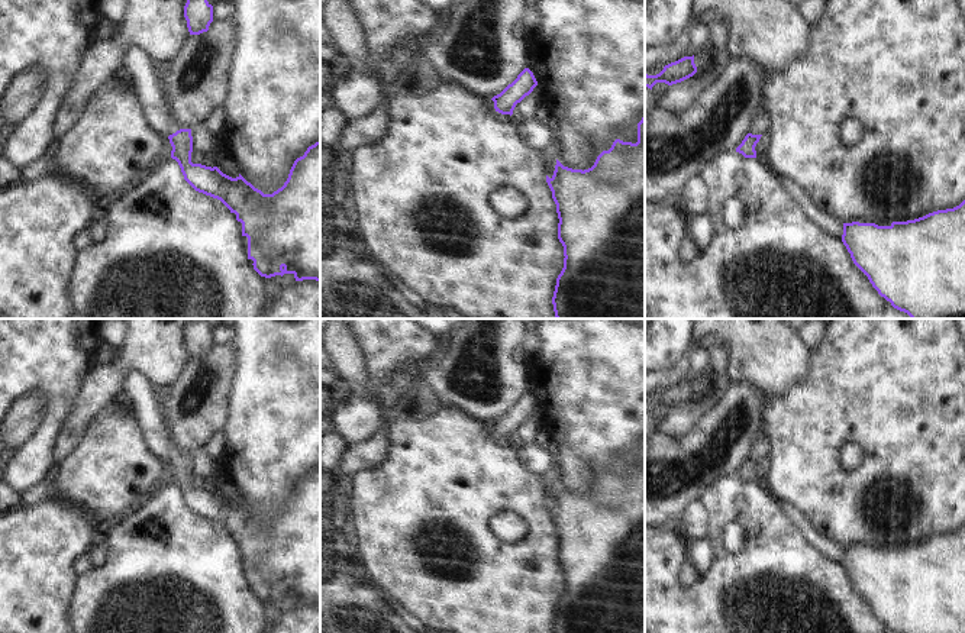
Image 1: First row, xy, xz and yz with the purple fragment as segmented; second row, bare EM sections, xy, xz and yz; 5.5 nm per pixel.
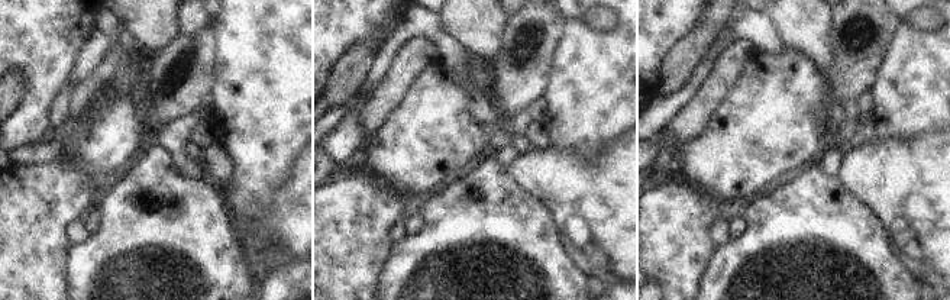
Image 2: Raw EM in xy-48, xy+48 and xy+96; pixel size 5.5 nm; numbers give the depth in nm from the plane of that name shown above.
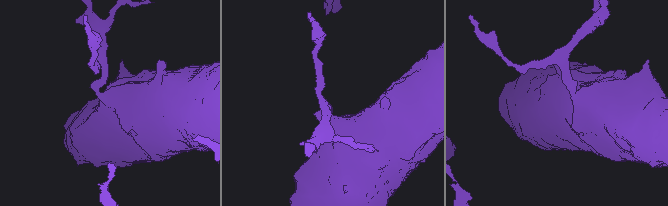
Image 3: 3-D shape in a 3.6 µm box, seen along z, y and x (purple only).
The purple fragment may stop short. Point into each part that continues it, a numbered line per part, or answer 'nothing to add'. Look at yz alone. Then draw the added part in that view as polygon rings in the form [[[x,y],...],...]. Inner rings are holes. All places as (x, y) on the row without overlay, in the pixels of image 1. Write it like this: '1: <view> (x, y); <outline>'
1: yz (761, 449); [[[762,432],[756,439],[756,442],[752,445],[749,458],[765,459],[769,455],[771,455],[771,442],[766,437],[765,432]]]

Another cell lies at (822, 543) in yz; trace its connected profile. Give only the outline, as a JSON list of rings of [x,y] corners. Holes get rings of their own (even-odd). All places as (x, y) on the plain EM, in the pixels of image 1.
[[[782,507],[782,511],[790,517],[794,526],[801,532],[804,539],[819,552],[826,555],[833,562],[842,565],[843,559],[843,548],[836,542],[830,540],[826,536],[820,536],[819,532],[809,524],[809,519],[801,516],[803,513],[797,513],[793,507]]]

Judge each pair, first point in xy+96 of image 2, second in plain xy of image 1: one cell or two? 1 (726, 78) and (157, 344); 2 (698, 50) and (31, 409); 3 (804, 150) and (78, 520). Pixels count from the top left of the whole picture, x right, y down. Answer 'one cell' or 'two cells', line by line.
1: one cell
2: one cell
3: two cells

